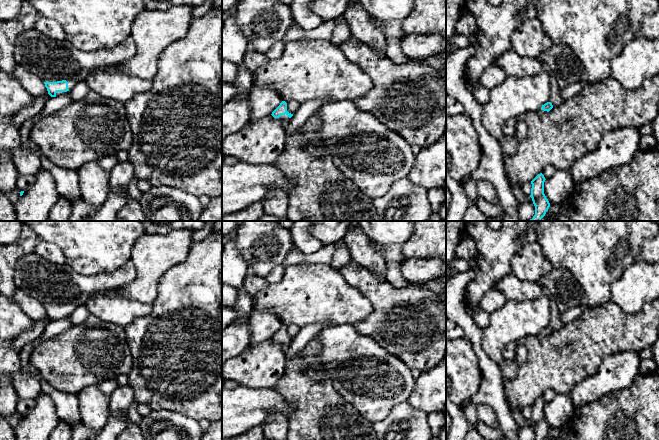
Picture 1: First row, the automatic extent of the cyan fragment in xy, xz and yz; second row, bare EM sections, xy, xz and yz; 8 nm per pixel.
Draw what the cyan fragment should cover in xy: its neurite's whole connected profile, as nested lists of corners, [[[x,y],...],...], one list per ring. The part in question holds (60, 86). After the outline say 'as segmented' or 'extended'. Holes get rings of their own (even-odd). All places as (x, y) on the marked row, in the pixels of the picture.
[[[34,27],[18,35],[15,42],[15,61],[26,70],[36,74],[45,84],[48,94],[56,97],[71,90],[78,82],[85,80],[96,67],[128,61],[136,52],[135,42],[130,35],[112,50],[81,51],[67,40],[56,41],[45,37]]]; extended

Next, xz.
[[[282,101],[280,105],[271,114],[274,118],[279,118],[283,121],[284,125],[287,124],[293,114],[287,111],[287,103]]]; extended

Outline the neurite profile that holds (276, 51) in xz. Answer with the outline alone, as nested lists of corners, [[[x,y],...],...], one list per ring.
[[[278,41],[275,44],[273,44],[270,48],[270,50],[266,53],[266,56],[269,60],[277,60],[282,57],[284,52],[285,42]]]

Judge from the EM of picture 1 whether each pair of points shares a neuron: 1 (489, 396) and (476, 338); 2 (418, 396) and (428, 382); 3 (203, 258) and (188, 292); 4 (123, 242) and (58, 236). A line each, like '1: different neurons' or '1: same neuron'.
1: same neuron
2: same neuron
3: same neuron
4: same neuron

